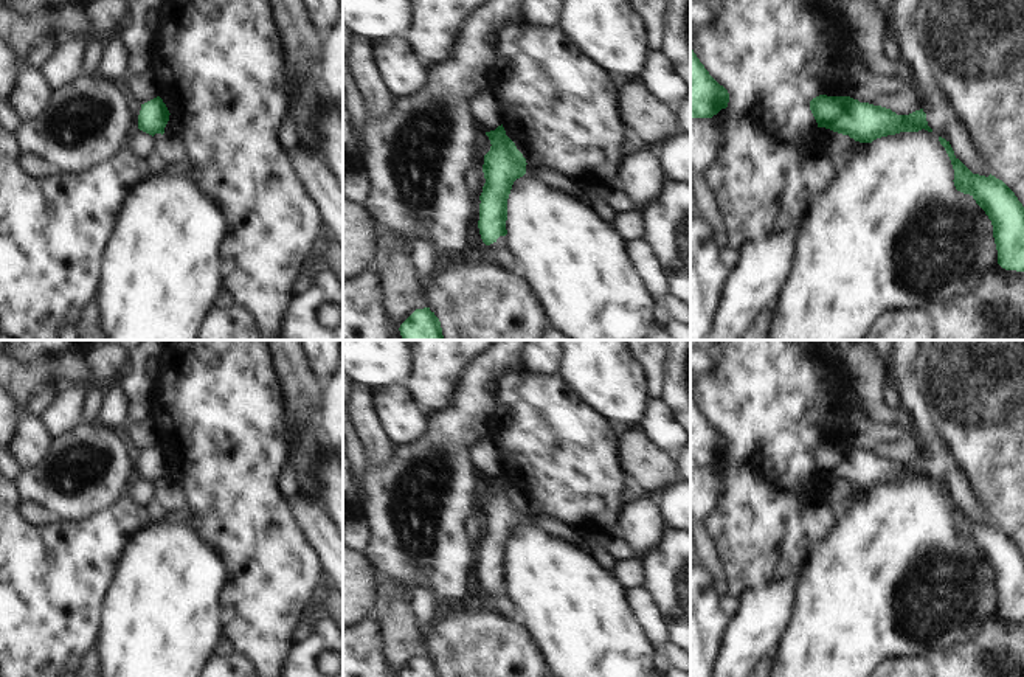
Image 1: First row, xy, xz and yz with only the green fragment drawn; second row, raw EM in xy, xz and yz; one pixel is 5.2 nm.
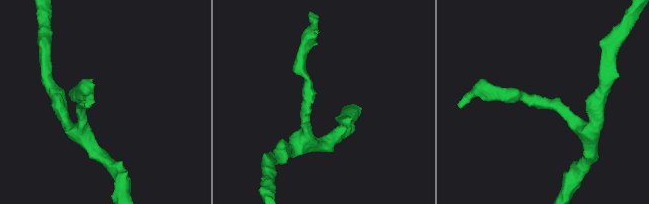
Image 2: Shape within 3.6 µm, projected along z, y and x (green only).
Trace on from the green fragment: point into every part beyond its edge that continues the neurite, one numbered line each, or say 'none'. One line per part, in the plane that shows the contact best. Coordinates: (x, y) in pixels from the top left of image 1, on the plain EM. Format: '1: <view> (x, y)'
none

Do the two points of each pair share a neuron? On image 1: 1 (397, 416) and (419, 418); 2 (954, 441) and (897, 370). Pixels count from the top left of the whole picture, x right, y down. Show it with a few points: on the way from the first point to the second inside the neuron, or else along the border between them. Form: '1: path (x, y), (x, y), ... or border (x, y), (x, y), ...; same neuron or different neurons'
1: path (402, 416), (415, 418); same neuron
2: border (919, 356), (913, 367); different neurons

